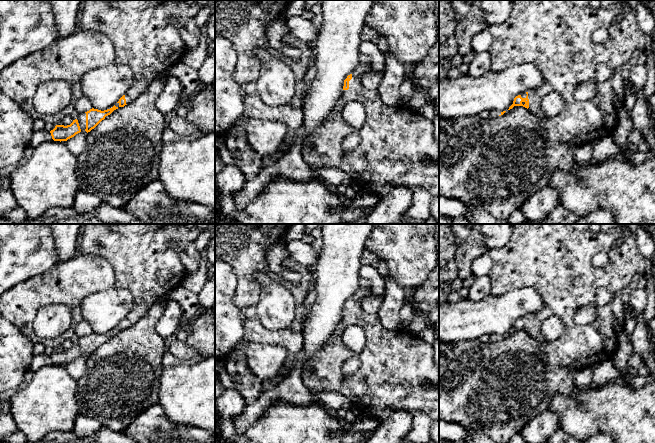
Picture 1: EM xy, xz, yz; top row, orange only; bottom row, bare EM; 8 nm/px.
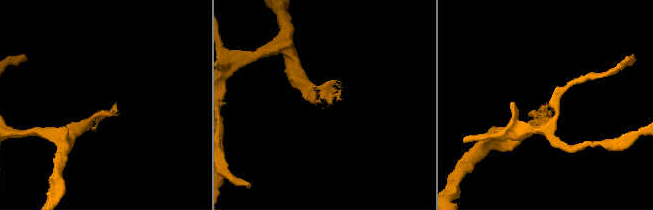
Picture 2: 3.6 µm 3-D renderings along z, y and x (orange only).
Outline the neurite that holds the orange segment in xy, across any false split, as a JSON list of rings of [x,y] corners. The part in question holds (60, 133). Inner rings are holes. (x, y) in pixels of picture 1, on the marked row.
[[[83,0],[78,26],[107,36],[115,49],[115,63],[128,65],[133,71],[134,82],[112,108],[104,111],[92,108],[80,113],[70,125],[56,125],[50,131],[52,139],[61,142],[81,131],[88,133],[114,110],[136,100],[159,73],[167,71],[182,59],[186,47],[180,29],[202,7],[211,4],[211,0],[195,0],[194,5],[189,5],[185,0]]]

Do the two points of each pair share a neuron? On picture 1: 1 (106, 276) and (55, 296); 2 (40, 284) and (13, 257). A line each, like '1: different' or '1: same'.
1: same
2: different

